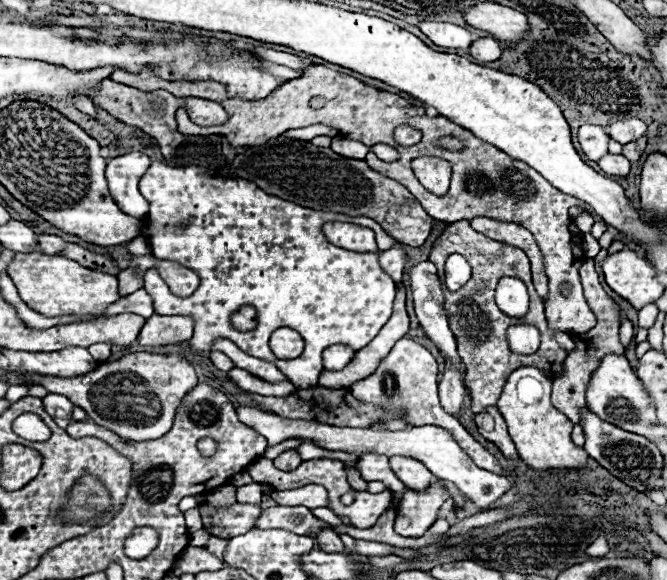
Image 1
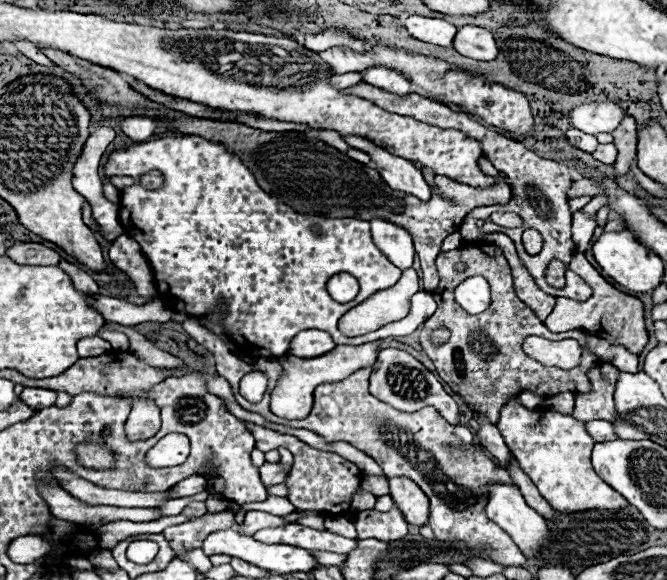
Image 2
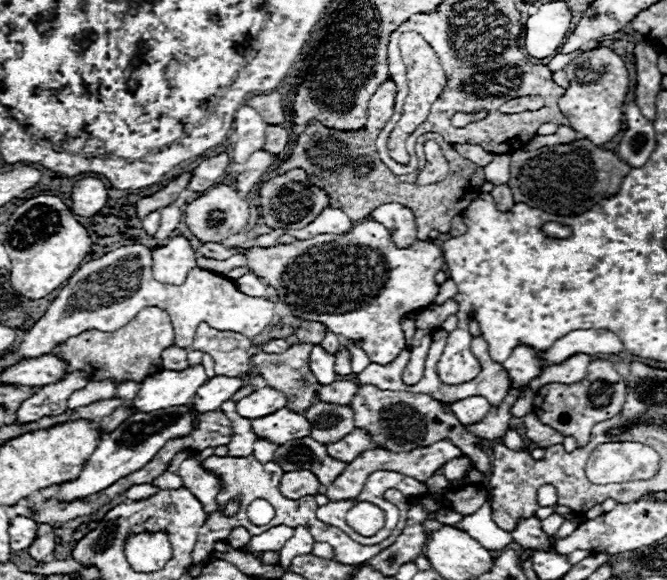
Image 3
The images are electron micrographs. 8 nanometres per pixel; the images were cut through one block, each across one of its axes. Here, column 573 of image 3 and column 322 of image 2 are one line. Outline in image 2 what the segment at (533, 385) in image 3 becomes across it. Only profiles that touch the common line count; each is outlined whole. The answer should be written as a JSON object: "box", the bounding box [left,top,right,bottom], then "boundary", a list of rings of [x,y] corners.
{"box":[272,342,380,420],"boundary":[[[368,342],[362,346],[338,346],[334,352],[328,352],[326,356],[318,356],[318,360],[298,360],[296,356],[286,356],[286,360],[280,360],[284,374],[278,380],[276,390],[272,392],[272,412],[276,416],[282,416],[289,420],[302,419],[308,416],[313,406],[313,392],[318,384],[326,382],[340,382],[354,374],[360,368],[372,366],[378,358],[380,342]]]}

